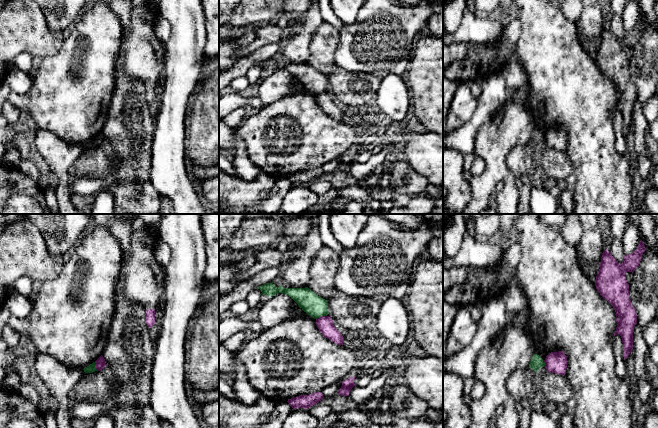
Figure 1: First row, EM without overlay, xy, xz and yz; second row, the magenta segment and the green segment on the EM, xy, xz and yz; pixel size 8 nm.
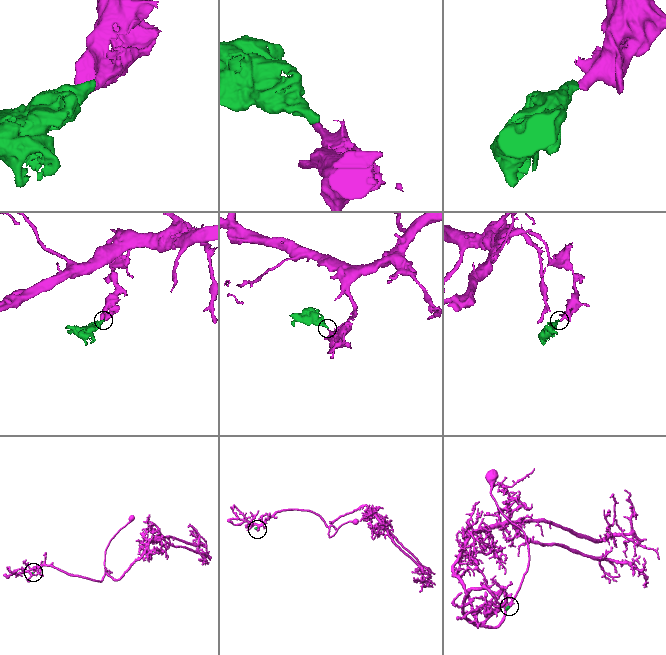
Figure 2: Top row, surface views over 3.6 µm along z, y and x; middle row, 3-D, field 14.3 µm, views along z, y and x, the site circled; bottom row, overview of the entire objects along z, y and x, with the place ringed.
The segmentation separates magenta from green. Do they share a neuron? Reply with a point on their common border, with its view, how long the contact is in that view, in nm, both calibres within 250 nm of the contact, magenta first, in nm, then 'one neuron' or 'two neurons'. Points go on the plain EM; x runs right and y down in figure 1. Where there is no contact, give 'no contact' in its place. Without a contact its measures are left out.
contact xz (322, 92); length 90 nm; calibres 140 and 180 nm; two neurons

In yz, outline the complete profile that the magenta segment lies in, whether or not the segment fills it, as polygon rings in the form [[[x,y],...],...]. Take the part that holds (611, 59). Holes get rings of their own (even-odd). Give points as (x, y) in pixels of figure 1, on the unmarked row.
[[[641,16],[637,25],[632,30],[625,30],[623,38],[619,40],[606,25],[602,29],[600,45],[595,56],[597,67],[616,88],[617,103],[614,112],[619,110],[622,114],[625,136],[633,125],[633,108],[637,100],[637,90],[630,76],[625,49],[634,48],[644,28],[645,21]]]

